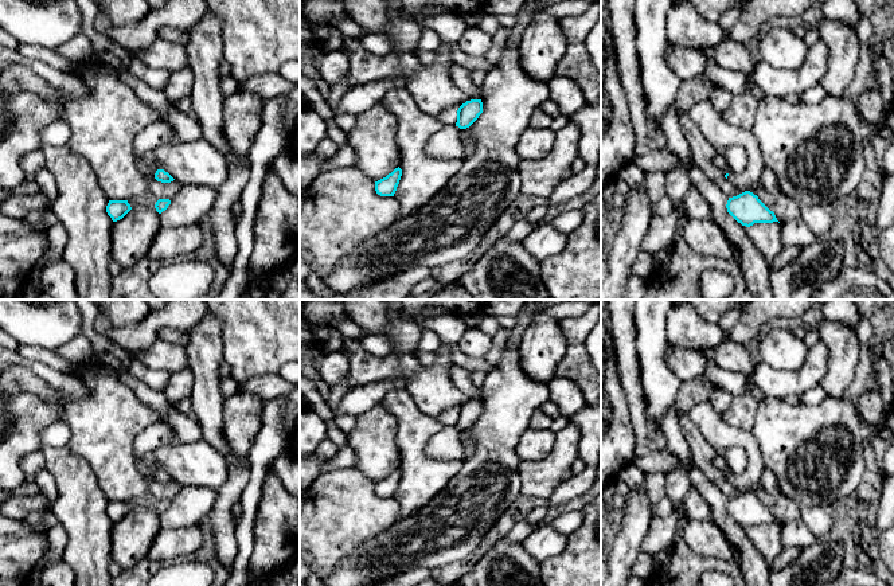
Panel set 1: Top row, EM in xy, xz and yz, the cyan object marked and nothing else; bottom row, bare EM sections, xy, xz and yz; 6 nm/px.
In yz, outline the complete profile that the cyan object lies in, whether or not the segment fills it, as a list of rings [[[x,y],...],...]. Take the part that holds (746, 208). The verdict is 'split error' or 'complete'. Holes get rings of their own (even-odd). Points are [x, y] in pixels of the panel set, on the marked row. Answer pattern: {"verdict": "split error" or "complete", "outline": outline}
{"verdict": "complete", "outline": [[[745,191],[737,196],[729,198],[727,212],[742,226],[750,227],[754,223],[778,222],[774,212],[770,211],[757,195]]]}

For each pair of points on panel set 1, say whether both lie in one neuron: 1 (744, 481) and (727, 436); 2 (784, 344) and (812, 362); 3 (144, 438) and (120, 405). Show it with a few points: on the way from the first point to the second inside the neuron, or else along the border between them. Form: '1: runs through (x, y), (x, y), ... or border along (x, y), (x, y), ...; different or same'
1: runs through (750, 468), (750, 450), (741, 441); same
2: border along (809, 348), (805, 362), (799, 368), (776, 370); different
3: border along (166, 421), (148, 425), (136, 437), (133, 457); different

